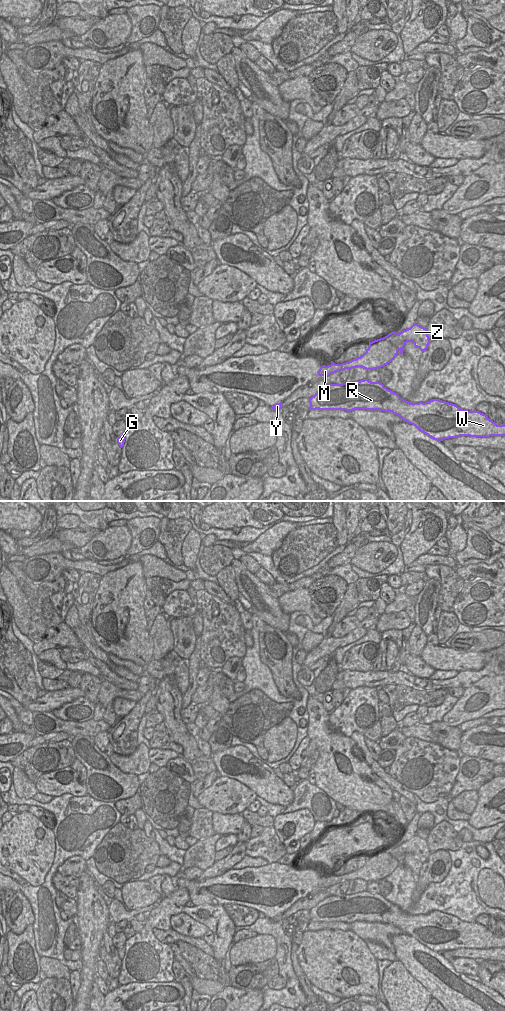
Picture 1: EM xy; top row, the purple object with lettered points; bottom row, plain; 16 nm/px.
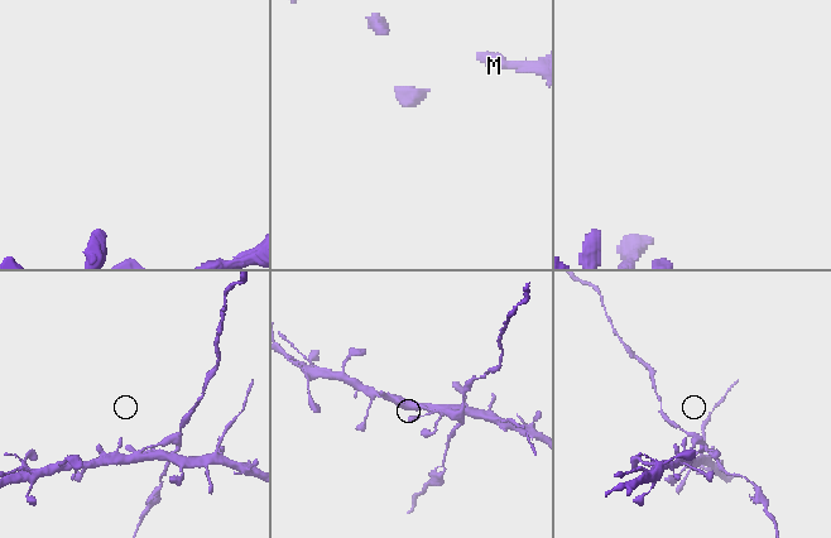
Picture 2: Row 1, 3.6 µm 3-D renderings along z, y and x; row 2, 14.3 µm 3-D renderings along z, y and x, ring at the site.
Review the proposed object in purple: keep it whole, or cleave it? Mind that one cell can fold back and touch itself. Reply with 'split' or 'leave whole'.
split

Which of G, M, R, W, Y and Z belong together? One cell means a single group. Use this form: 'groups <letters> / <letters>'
groups G M R W Y / Z

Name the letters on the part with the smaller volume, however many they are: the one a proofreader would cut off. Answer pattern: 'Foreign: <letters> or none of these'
Foreign: Z

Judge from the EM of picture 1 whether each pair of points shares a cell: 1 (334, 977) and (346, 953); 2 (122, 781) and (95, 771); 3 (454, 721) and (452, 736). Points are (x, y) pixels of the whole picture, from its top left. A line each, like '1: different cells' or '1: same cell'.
1: same cell
2: same cell
3: different cells

